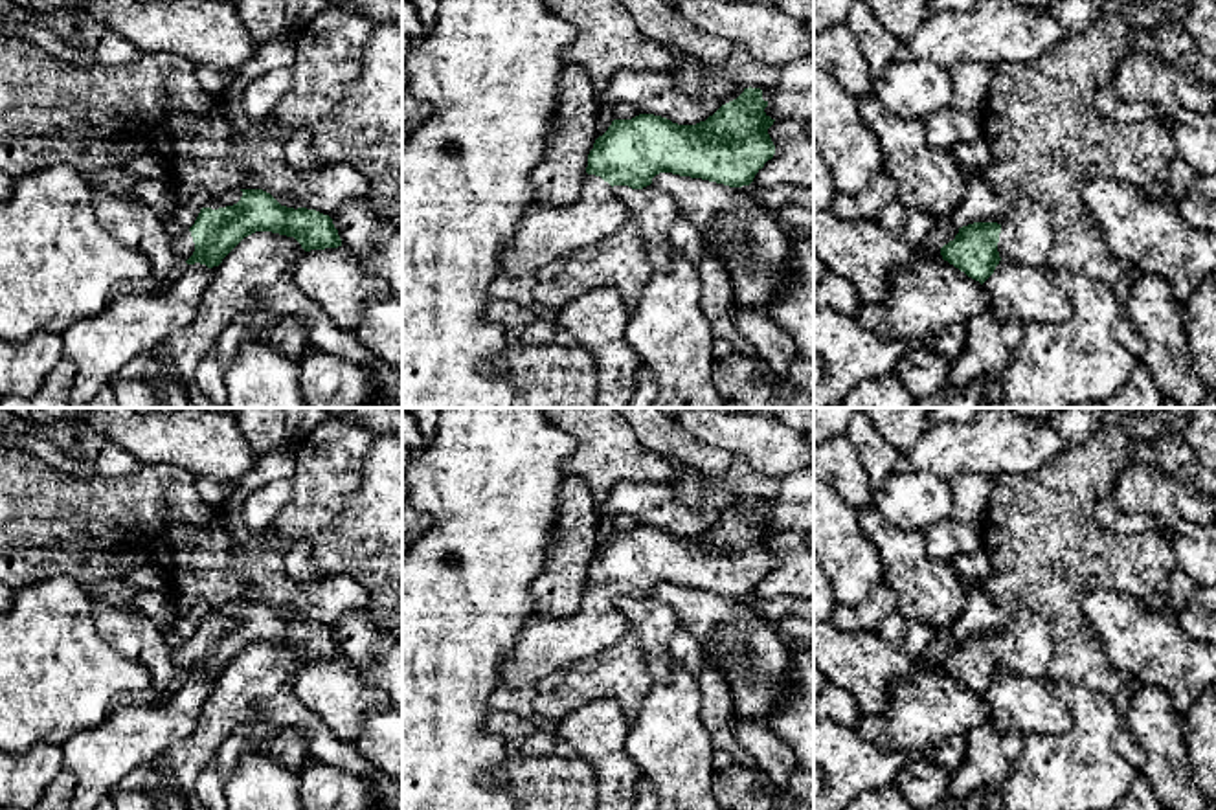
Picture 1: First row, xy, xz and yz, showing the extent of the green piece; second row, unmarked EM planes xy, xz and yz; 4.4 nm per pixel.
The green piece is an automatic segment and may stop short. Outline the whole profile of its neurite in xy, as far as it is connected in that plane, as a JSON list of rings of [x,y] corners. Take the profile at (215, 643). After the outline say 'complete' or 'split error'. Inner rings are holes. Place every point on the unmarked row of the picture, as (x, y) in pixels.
[[[230,601],[211,608],[195,636],[173,650],[176,672],[165,687],[149,685],[119,694],[112,700],[110,711],[125,705],[158,705],[195,674],[219,678],[244,648],[255,643],[294,648],[305,663],[342,658],[329,626],[281,617],[263,601]]]; split error

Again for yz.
[[[1030,610],[1003,615],[1005,630],[959,639],[953,652],[940,659],[944,672],[981,696],[1001,670],[1047,680],[1054,654],[1051,628]]]; split error

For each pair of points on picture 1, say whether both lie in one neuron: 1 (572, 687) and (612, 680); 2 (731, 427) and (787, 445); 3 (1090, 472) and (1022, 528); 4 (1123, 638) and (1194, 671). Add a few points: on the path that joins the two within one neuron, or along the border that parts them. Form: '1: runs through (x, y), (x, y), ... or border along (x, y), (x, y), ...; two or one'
1: runs through (581, 686), (586, 680), (603, 680); one
2: runs through (744, 436), (774, 445); one
3: runs through (1073, 482), (1038, 518); one
4: runs through (1141, 643), (1176, 663); one

